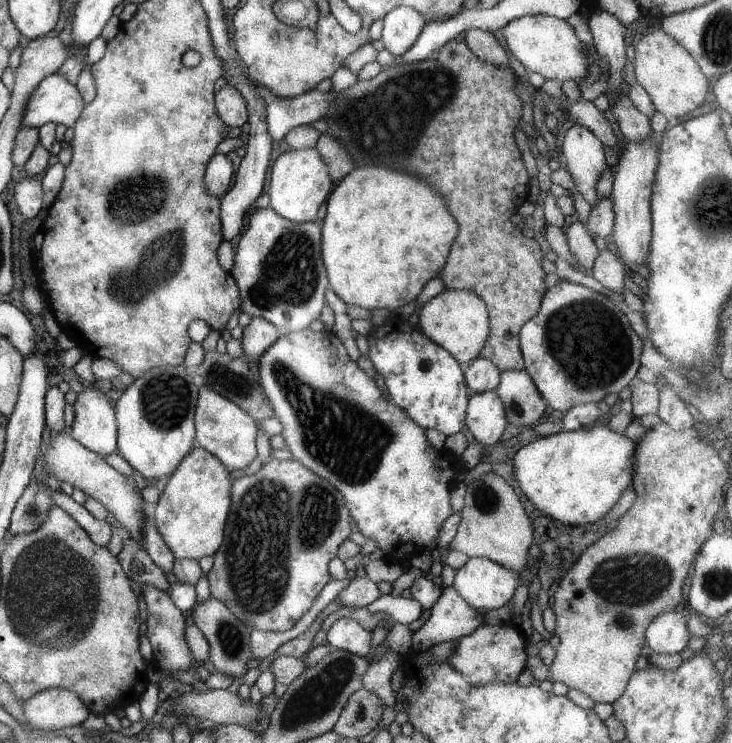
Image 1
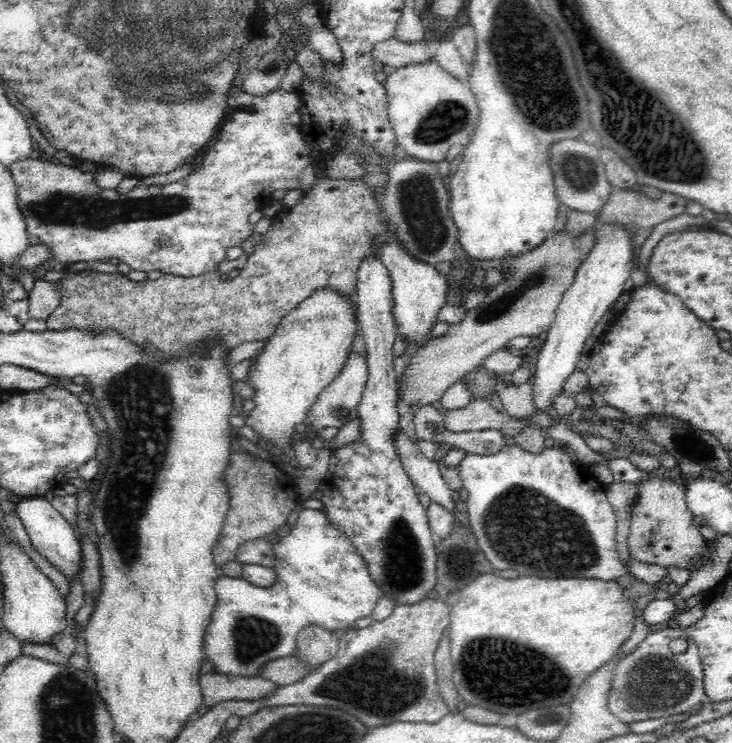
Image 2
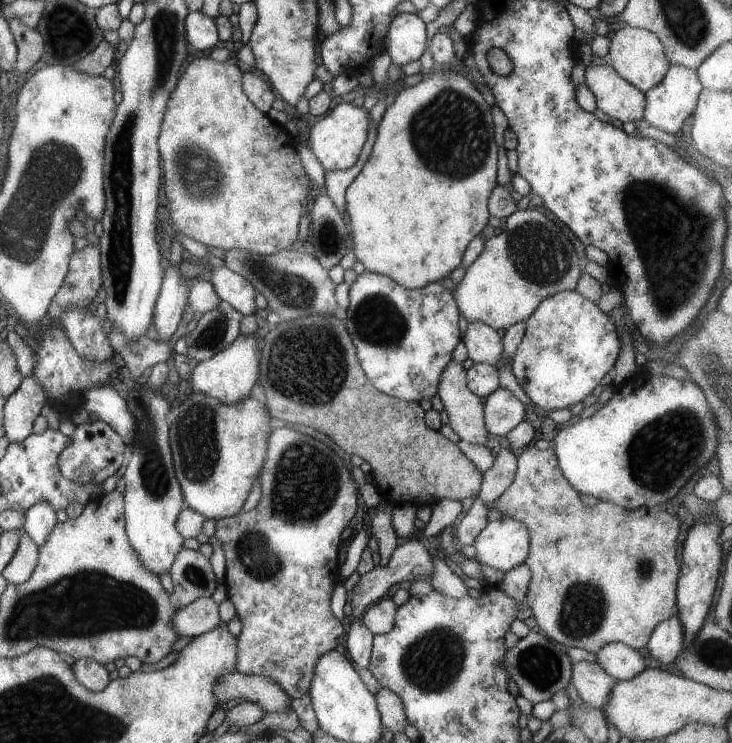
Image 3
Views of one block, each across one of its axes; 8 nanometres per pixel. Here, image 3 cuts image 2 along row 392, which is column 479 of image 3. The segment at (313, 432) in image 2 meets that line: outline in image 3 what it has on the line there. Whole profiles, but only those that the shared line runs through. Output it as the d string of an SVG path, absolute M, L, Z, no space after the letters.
M468 322L462 334L462 342L468 358L475 364L495 366L503 352L501 336L483 322Z

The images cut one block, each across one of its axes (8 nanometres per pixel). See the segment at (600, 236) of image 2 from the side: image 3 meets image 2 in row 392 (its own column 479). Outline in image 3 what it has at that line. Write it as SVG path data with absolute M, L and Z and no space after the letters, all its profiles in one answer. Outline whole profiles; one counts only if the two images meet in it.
M497 518L477 534L472 546L479 563L501 573L524 563L528 553L525 526L513 518Z

